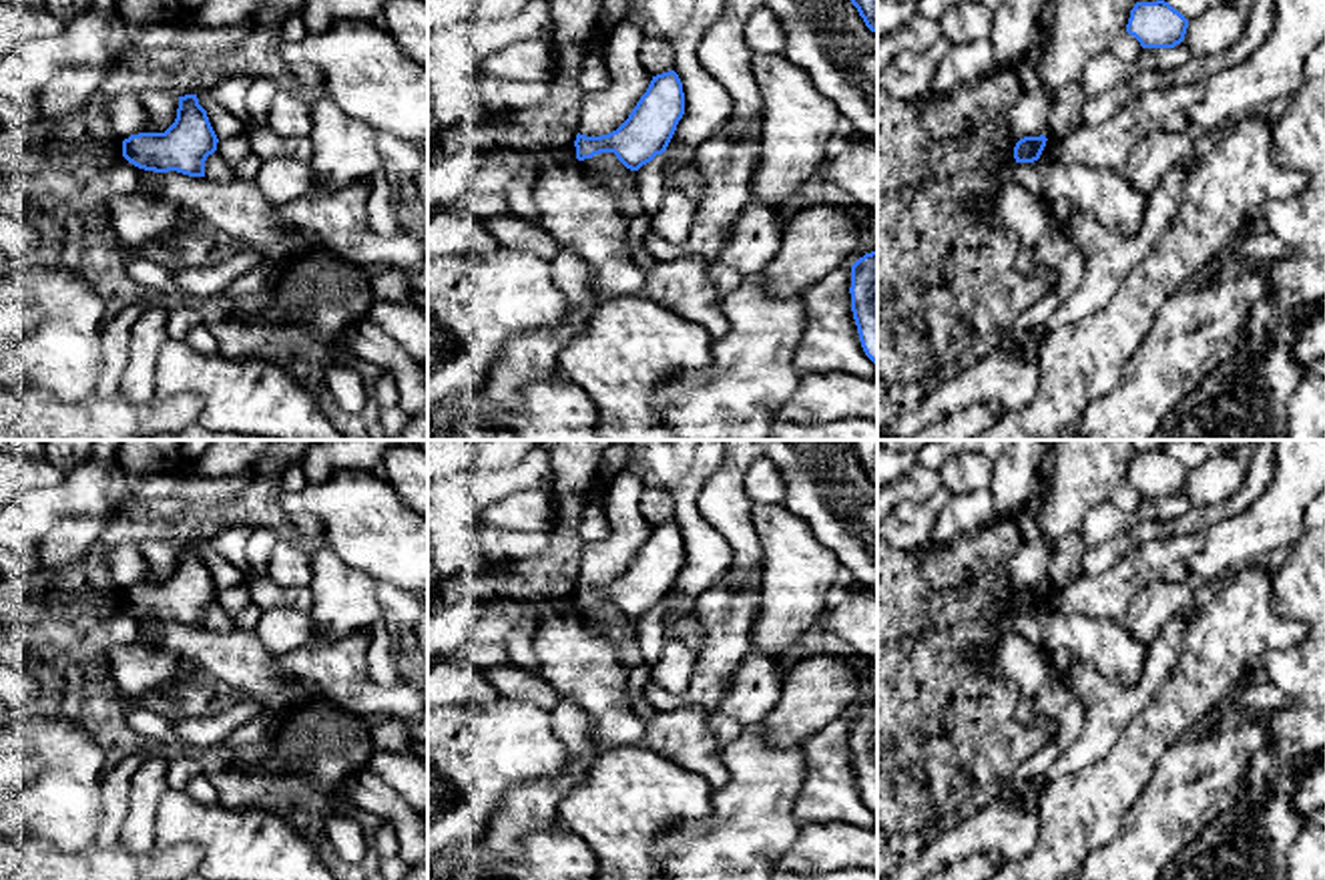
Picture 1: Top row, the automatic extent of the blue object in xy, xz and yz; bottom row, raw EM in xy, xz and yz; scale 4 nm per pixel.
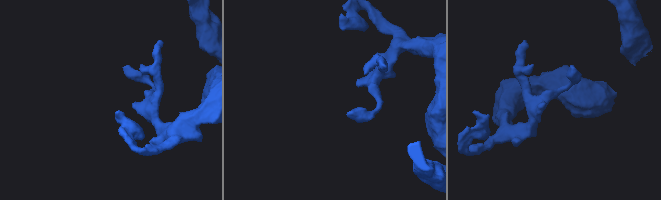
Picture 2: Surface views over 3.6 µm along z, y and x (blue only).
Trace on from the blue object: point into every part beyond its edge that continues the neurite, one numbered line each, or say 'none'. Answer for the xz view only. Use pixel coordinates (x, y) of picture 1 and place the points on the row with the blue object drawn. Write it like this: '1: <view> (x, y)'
none

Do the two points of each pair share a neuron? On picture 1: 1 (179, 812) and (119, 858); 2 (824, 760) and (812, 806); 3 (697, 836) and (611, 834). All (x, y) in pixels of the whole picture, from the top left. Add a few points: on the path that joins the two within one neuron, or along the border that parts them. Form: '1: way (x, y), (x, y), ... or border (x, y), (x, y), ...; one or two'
1: border (155, 844), (195, 844), (201, 856); two
2: way (824, 772), (824, 794); one
3: border (699, 818), (667, 826), (651, 844), (649, 856); two

